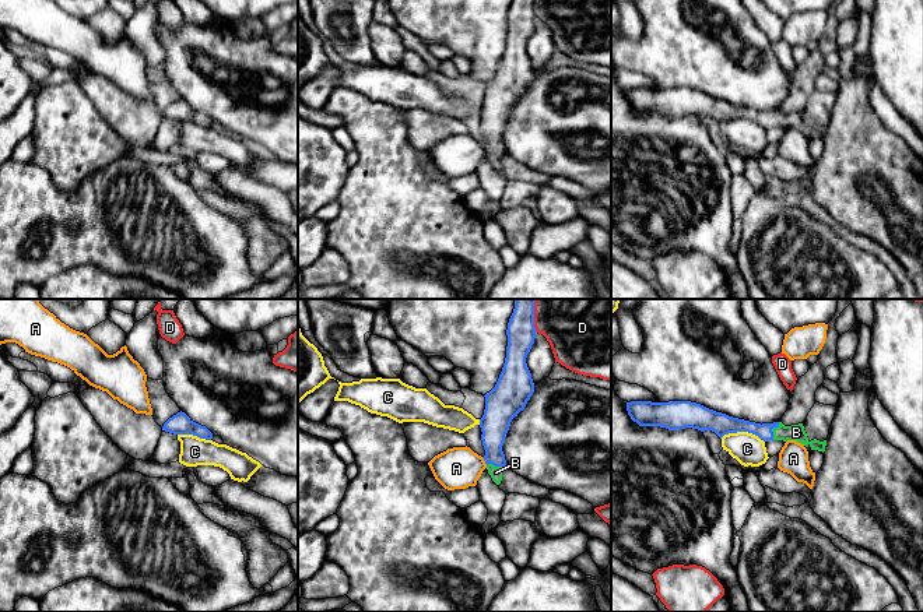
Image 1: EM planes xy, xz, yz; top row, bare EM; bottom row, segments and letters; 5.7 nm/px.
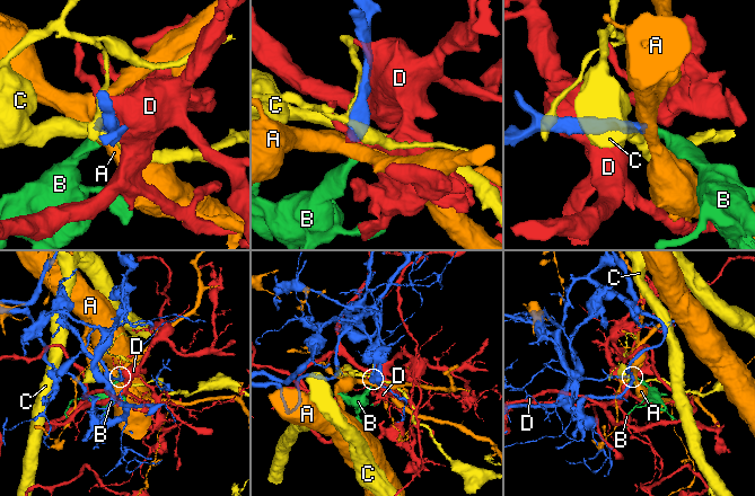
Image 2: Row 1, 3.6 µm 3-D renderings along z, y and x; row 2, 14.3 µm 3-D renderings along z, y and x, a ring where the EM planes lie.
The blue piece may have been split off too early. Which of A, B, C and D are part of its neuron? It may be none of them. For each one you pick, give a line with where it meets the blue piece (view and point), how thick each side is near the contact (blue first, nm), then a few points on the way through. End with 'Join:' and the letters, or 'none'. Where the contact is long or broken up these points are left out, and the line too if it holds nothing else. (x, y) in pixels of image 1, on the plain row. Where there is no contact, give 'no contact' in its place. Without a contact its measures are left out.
B: meets blue in yz at (771, 118); 100 nm thick on the blue side, 100 nm on the other; runs through yz (729, 112), (771, 118), (796, 119)
Join: B

